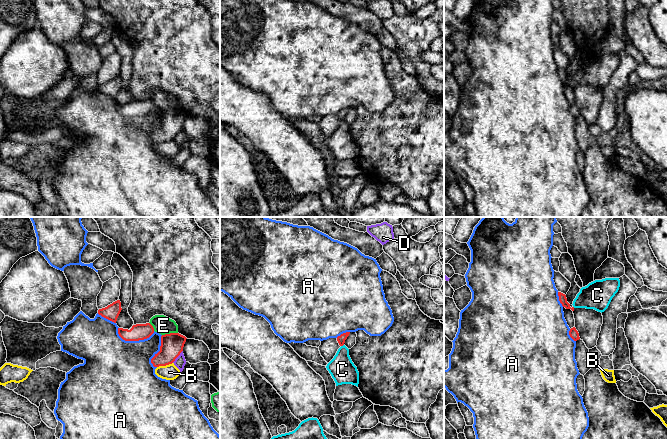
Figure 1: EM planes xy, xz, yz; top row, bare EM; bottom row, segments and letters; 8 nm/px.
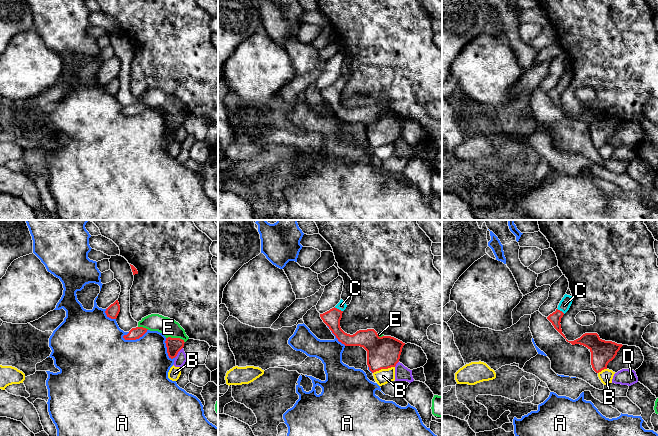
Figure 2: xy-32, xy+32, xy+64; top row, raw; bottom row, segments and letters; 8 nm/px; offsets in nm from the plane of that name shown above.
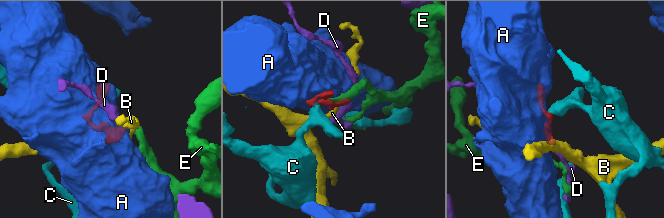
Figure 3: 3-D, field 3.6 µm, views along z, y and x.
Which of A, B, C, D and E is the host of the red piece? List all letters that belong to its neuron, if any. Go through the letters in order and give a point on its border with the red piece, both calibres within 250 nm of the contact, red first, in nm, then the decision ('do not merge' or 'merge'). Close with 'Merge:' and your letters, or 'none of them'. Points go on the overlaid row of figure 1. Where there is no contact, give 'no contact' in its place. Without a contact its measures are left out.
A: xy (133, 340) | 130/460 nm | do not merge
B: xy (164, 365) | 180/130 nm | do not merge
C: xz (342, 345) | 70/200 nm | merge
D: xy (178, 355) | 180/90 nm | do not merge
E: xy (169, 334) | 180/150 nm | do not merge
Merge: C

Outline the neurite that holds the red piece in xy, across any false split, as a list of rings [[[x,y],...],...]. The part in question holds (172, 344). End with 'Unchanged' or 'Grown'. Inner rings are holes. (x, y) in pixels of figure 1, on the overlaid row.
[[[170,333],[161,336],[160,351],[151,359],[154,367],[172,364],[183,351],[186,337],[179,333]]]. Unchanged

